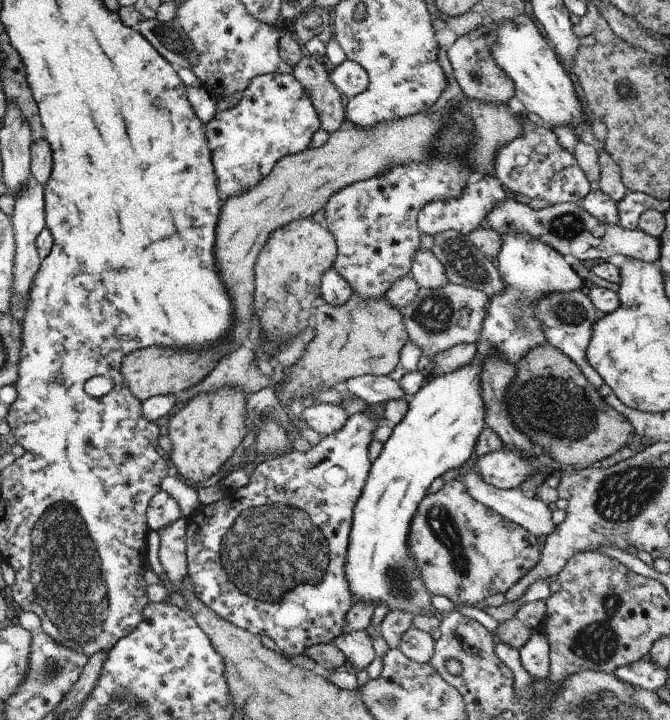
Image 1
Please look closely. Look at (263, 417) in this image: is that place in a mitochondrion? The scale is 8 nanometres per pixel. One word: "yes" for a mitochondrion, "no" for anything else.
no

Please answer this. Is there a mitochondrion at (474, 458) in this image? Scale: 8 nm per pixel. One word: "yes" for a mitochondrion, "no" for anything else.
no

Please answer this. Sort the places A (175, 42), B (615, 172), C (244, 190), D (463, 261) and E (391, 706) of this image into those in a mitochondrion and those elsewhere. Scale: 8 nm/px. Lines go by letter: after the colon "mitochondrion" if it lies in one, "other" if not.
A: mitochondrion
B: other
C: other
D: mitochondrion
E: mitochondrion

